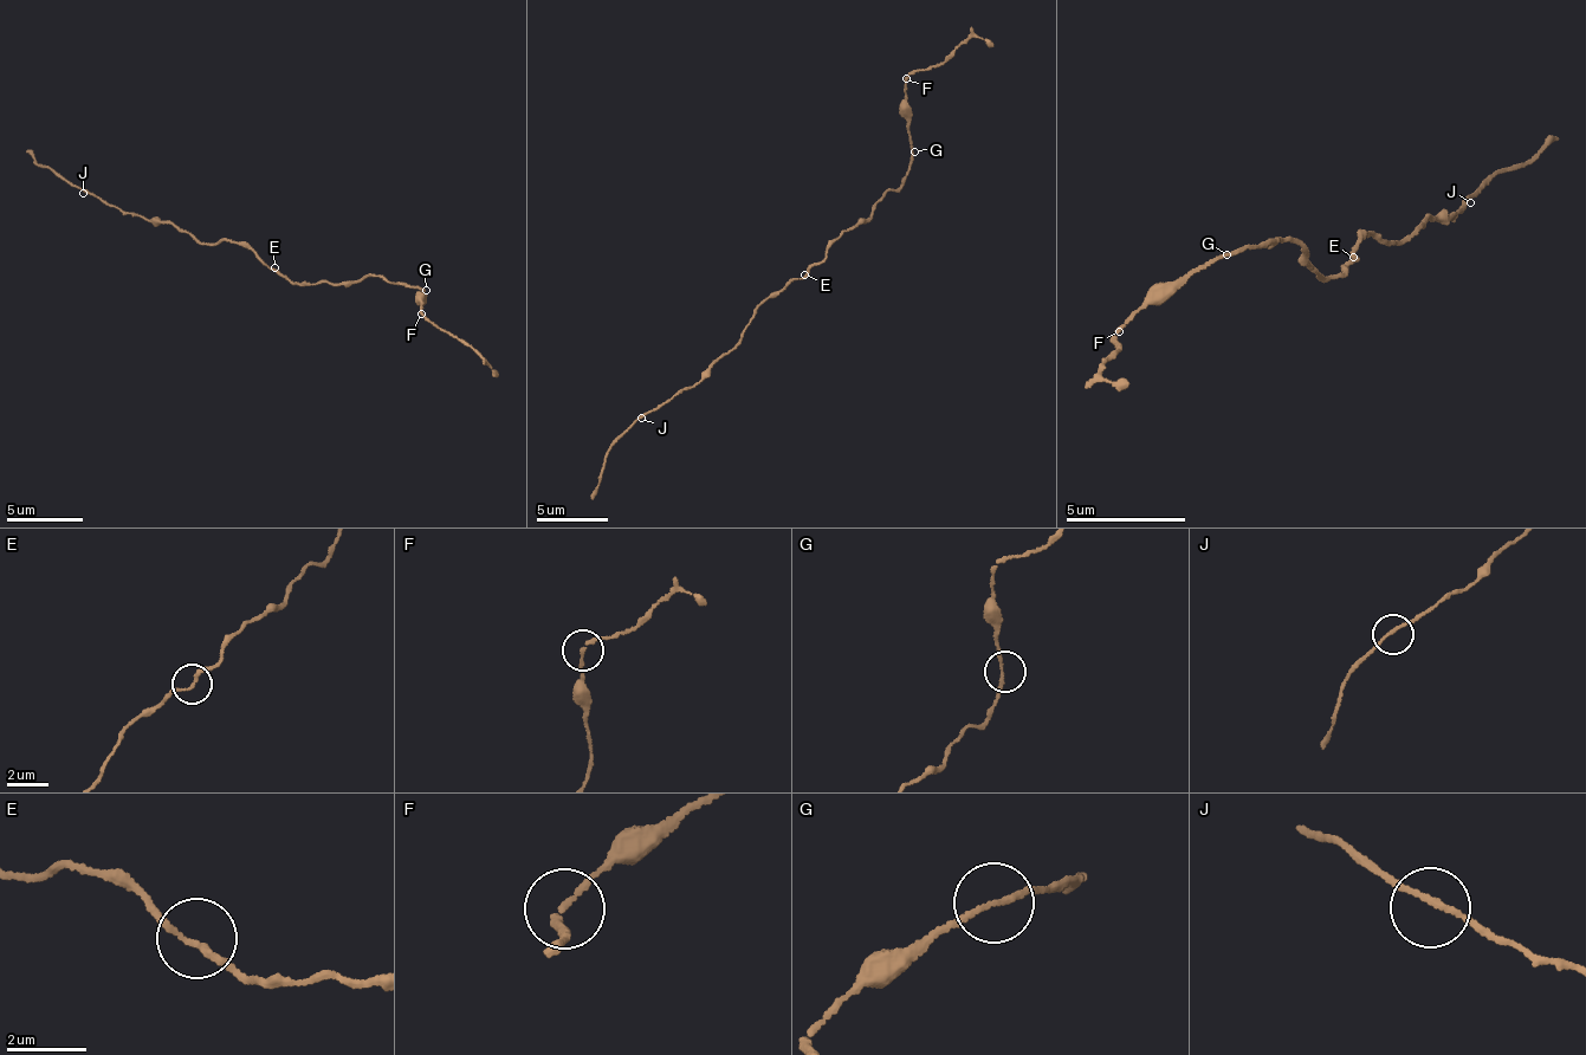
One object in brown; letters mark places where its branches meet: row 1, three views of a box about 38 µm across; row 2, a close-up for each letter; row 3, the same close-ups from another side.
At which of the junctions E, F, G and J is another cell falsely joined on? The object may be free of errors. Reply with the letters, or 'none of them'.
none of them

